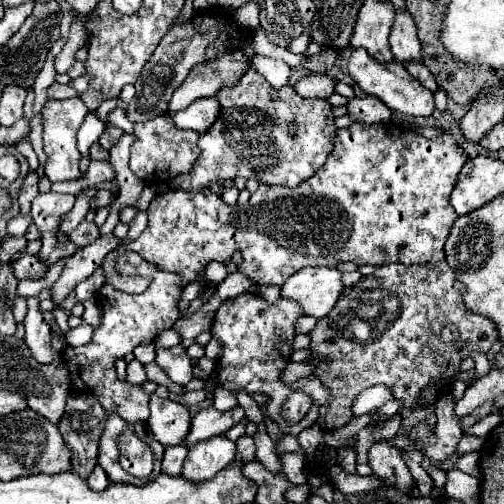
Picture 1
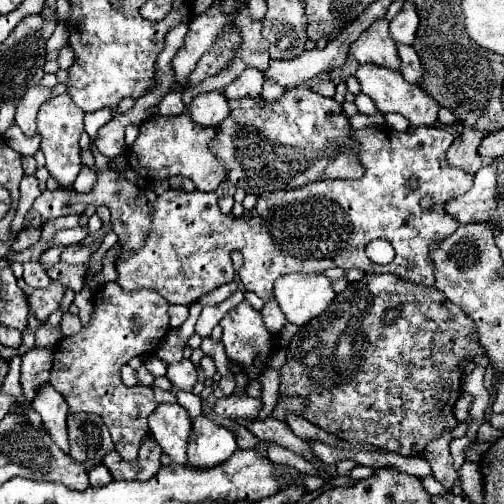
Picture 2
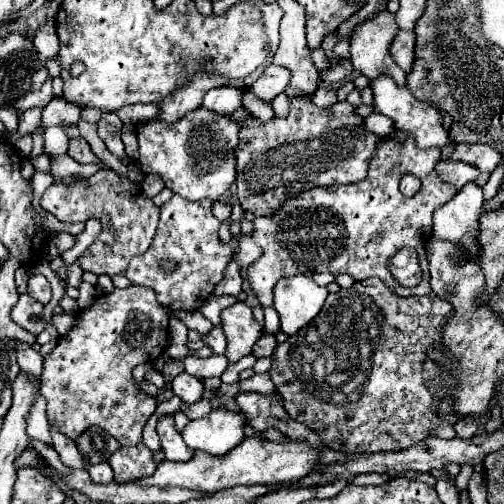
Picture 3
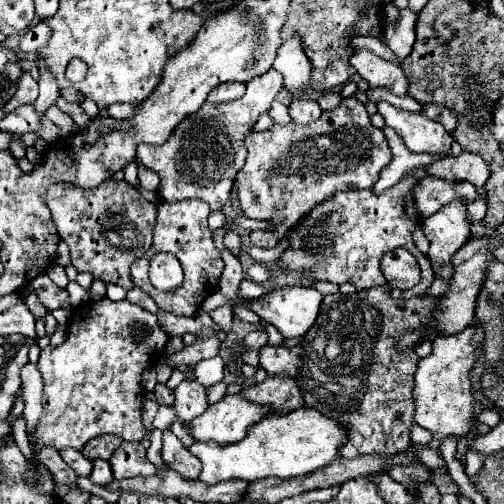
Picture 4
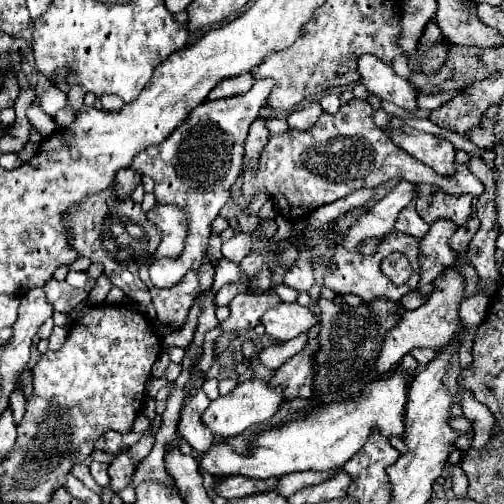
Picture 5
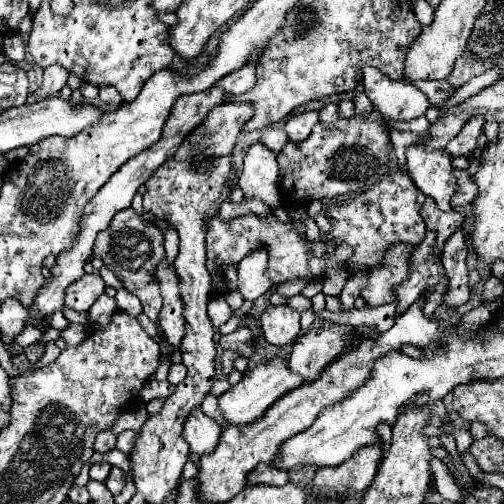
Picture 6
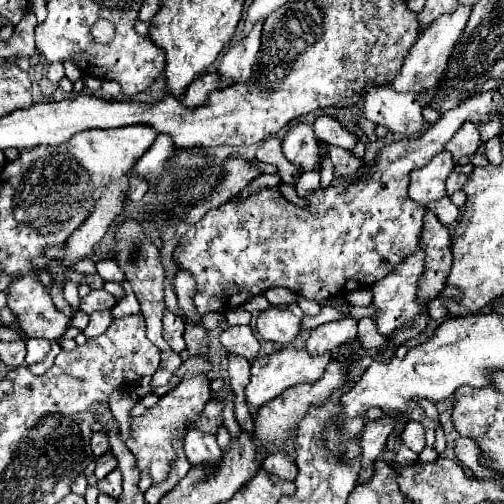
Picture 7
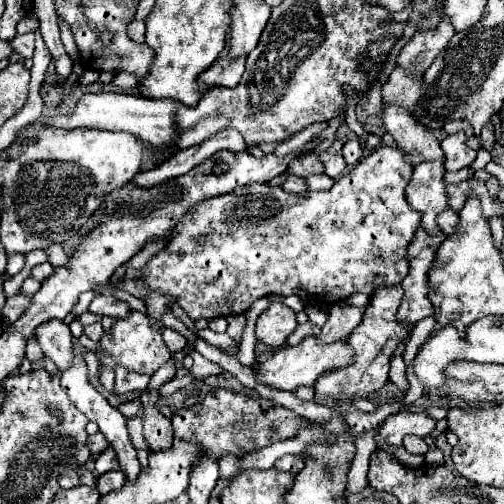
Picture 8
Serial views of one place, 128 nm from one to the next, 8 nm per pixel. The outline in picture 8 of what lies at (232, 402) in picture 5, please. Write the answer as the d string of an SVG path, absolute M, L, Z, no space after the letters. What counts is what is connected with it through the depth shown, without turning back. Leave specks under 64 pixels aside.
M306 336L298 346L282 346L270 360L258 362L260 370L256 378L262 384L268 384L278 390L294 390L298 386L312 386L324 372L340 370L352 362L352 348L348 348L348 340L340 340L336 344L320 344L316 336Z

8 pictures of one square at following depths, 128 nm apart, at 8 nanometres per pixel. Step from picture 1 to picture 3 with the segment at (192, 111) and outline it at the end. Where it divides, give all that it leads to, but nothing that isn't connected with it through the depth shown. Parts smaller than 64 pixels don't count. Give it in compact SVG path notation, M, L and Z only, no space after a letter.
M222 86L222 88L214 88L204 96L204 108L212 110L212 112L220 112L220 114L232 114L234 110L238 110L242 106L242 96L244 92L232 86Z

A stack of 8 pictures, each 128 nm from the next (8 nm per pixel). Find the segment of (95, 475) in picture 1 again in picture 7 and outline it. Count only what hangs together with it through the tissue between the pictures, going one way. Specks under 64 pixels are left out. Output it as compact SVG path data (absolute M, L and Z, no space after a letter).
M108 452L108 454L104 454L104 456L100 456L100 458L96 458L96 478L100 480L100 478L104 478L106 474L110 474L114 468L116 468L118 464L116 464L116 458Z

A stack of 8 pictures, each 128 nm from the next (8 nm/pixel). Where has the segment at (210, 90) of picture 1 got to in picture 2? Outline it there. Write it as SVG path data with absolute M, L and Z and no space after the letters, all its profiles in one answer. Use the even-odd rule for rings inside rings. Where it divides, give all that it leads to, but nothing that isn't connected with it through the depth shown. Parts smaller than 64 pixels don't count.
M246 68L246 72L240 76L240 80L232 82L230 86L224 88L226 98L260 98L262 96L262 84L264 84L264 74L258 72L256 68ZM168 92L160 104L156 106L154 114L156 116L174 116L174 114L182 114L186 108L182 104L182 92Z

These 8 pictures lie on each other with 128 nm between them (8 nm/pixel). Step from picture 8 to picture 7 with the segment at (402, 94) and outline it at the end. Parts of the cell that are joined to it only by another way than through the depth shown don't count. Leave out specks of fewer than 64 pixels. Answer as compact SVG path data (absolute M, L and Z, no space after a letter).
M460 6L454 14L444 14L436 22L432 22L430 28L424 30L420 34L418 42L410 48L410 54L404 58L404 64L402 64L396 80L392 80L390 86L396 92L414 92L414 94L420 94L424 90L434 88L436 82L446 72L446 64L448 64L448 58L452 54L452 48L454 48L456 40L462 36L462 30L464 30L468 18L470 18L470 8Z

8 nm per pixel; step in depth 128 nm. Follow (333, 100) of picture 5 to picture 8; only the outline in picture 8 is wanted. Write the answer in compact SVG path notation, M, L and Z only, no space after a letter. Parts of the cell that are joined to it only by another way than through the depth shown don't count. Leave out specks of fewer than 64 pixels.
M336 140L326 152L320 152L320 154L318 154L318 156L320 156L320 162L324 164L324 174L330 176L330 178L342 176L342 172L344 172L344 168L346 168L346 162L344 162L340 150L342 150L342 142Z

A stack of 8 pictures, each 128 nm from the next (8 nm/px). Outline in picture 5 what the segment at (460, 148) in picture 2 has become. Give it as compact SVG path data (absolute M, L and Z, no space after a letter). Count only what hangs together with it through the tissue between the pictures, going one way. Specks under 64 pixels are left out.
M428 184L418 186L416 212L428 222L436 222L440 218L448 218L458 226L462 226L472 216L472 196L450 196L444 190Z

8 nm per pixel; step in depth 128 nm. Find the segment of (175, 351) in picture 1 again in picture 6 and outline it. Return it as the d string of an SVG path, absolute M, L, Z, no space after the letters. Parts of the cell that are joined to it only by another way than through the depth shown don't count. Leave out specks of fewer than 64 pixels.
M196 408L184 426L184 440L190 444L190 452L204 456L216 448L216 440L220 438L220 426L208 418L202 408Z

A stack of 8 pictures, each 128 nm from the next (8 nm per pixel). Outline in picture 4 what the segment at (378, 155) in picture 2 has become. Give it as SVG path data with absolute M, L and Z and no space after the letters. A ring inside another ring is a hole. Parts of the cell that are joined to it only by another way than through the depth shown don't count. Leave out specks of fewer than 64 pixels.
M402 178L396 186L388 188L380 196L376 196L372 190L336 192L288 232L290 248L282 254L278 266L308 272L308 276L320 282L332 282L338 286L348 282L358 290L364 290L386 284L386 278L380 272L382 254L396 248L406 248L416 258L422 280L412 290L402 290L402 298L424 294L434 280L434 270L430 268L430 260L414 246L412 240L412 230L420 224L420 216L412 200L414 184L414 178ZM192 198L192 200L182 200L182 202L172 202L172 204L160 202L156 210L158 210L158 218L156 218L156 228L154 228L154 244L140 260L136 260L132 264L132 268L130 268L132 270L132 282L140 290L150 294L160 310L166 310L166 312L172 312L172 314L178 314L178 316L192 316L200 310L204 298L216 292L218 278L224 270L224 262L220 258L218 248L212 242L212 232L206 224L210 208L208 208L206 202ZM168 250L182 262L184 282L182 282L182 286L178 286L178 290L160 292L150 284L148 262L154 254L168 252Z

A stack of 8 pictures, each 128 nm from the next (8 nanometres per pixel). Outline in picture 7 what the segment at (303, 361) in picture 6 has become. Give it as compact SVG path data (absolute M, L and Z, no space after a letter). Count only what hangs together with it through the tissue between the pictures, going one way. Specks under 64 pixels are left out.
M346 316L334 322L326 322L318 328L314 328L306 340L306 350L312 354L324 354L324 352L336 352L344 342L356 338L356 318Z

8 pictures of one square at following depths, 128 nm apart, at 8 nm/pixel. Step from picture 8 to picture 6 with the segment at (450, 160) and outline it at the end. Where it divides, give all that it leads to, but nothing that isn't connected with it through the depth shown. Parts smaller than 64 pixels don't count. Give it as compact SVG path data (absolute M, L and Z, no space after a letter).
M474 116L472 120L468 120L458 136L448 142L448 146L446 146L448 154L450 156L468 156L478 146L478 136L482 134L482 126L484 126L482 116Z

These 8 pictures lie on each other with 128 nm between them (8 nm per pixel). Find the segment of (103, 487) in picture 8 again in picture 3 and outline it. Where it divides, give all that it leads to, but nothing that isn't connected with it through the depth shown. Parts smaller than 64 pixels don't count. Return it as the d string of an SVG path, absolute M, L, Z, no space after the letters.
M142 442L132 448L118 448L118 452L112 454L108 462L114 470L116 482L132 482L144 476L152 476L156 468L152 452Z

